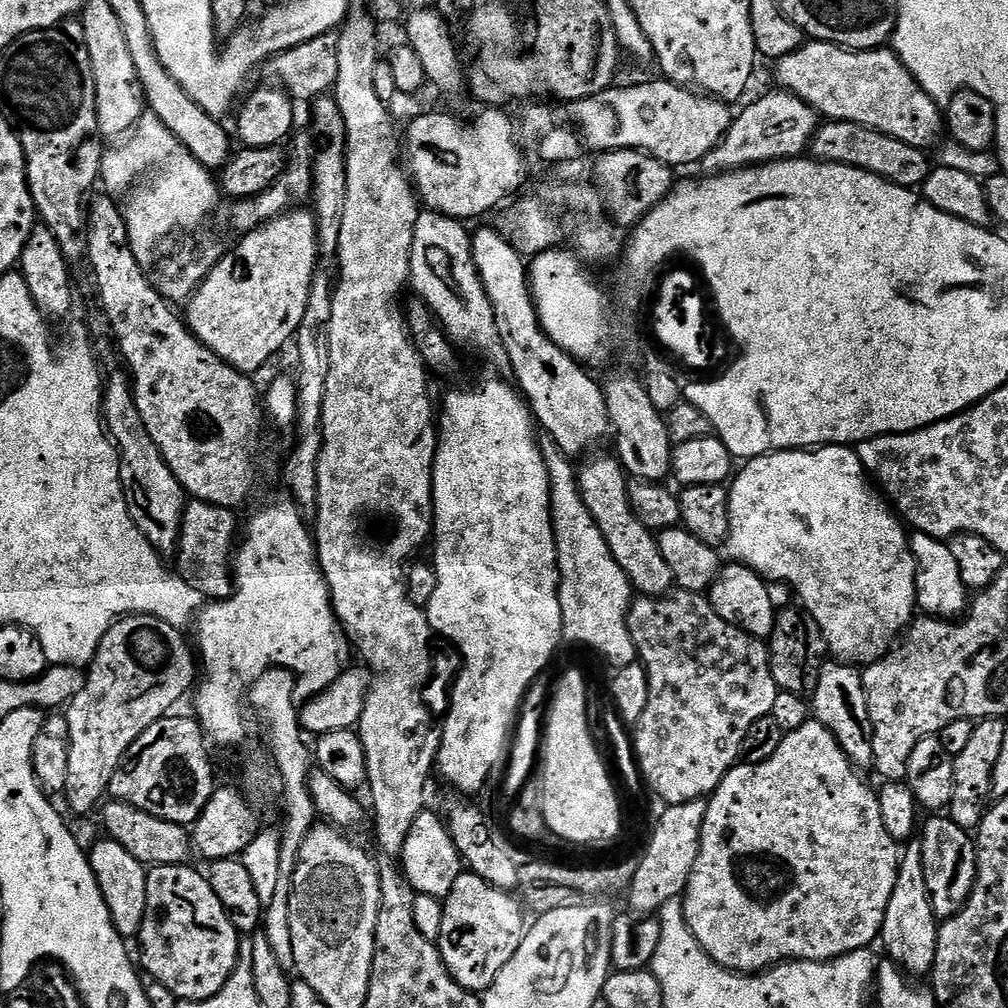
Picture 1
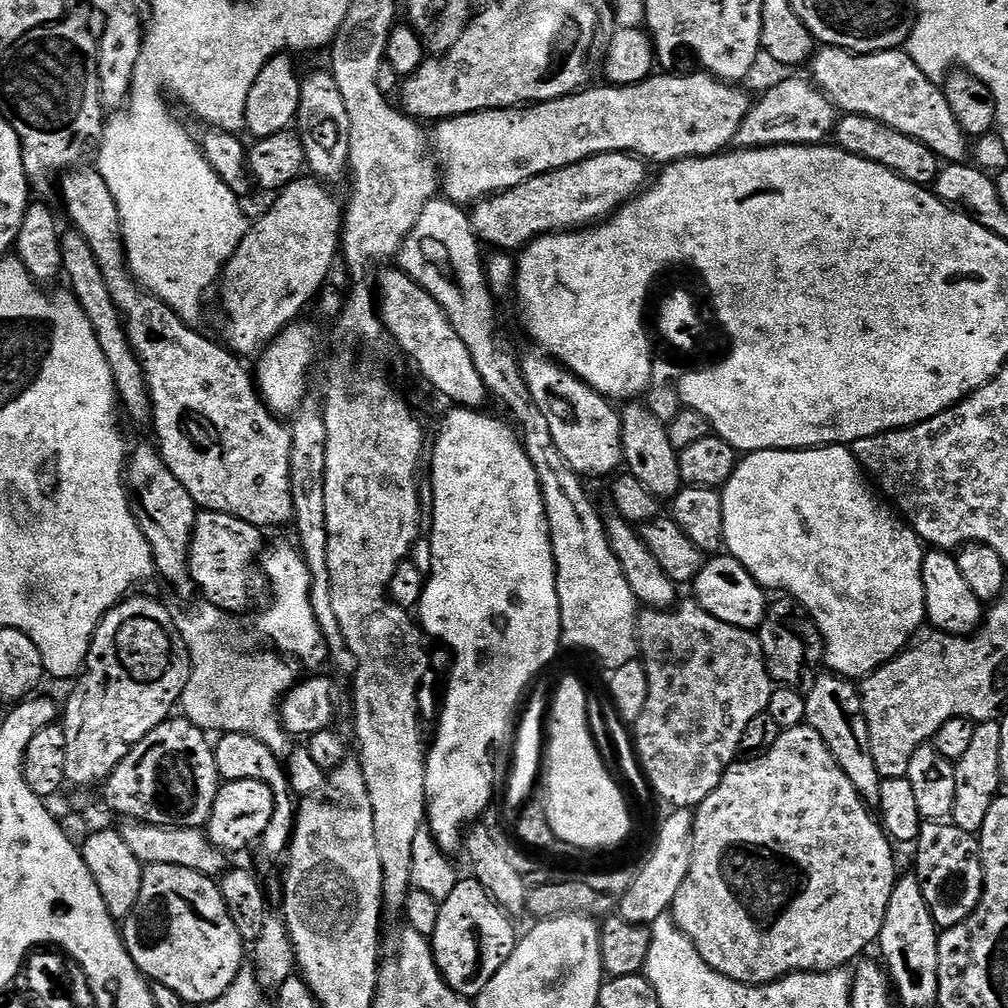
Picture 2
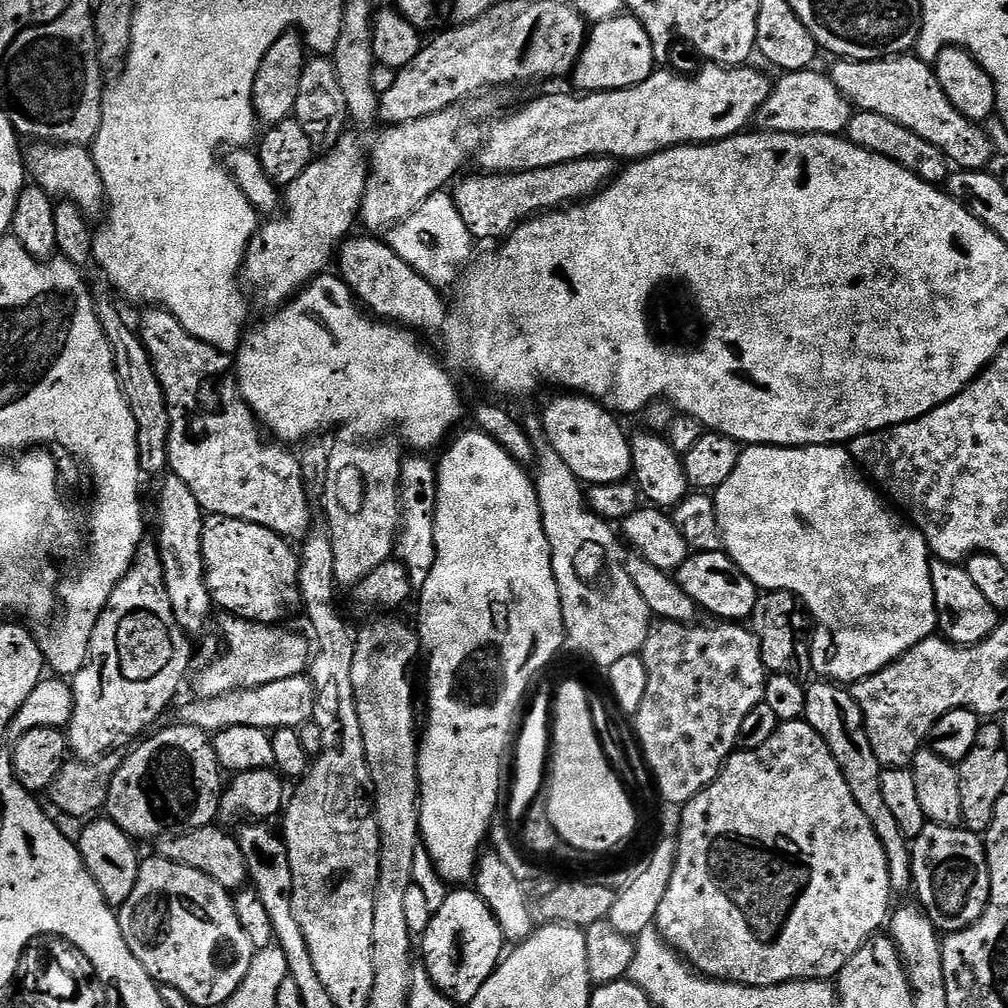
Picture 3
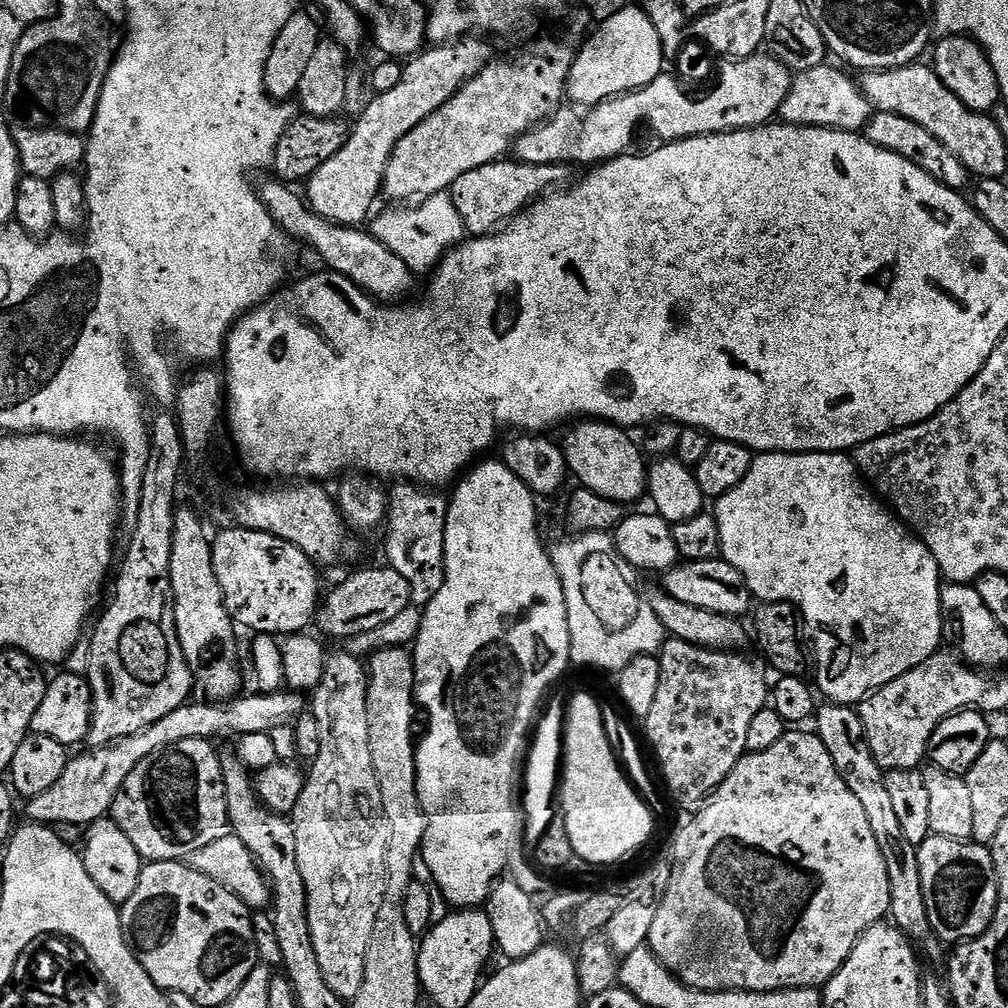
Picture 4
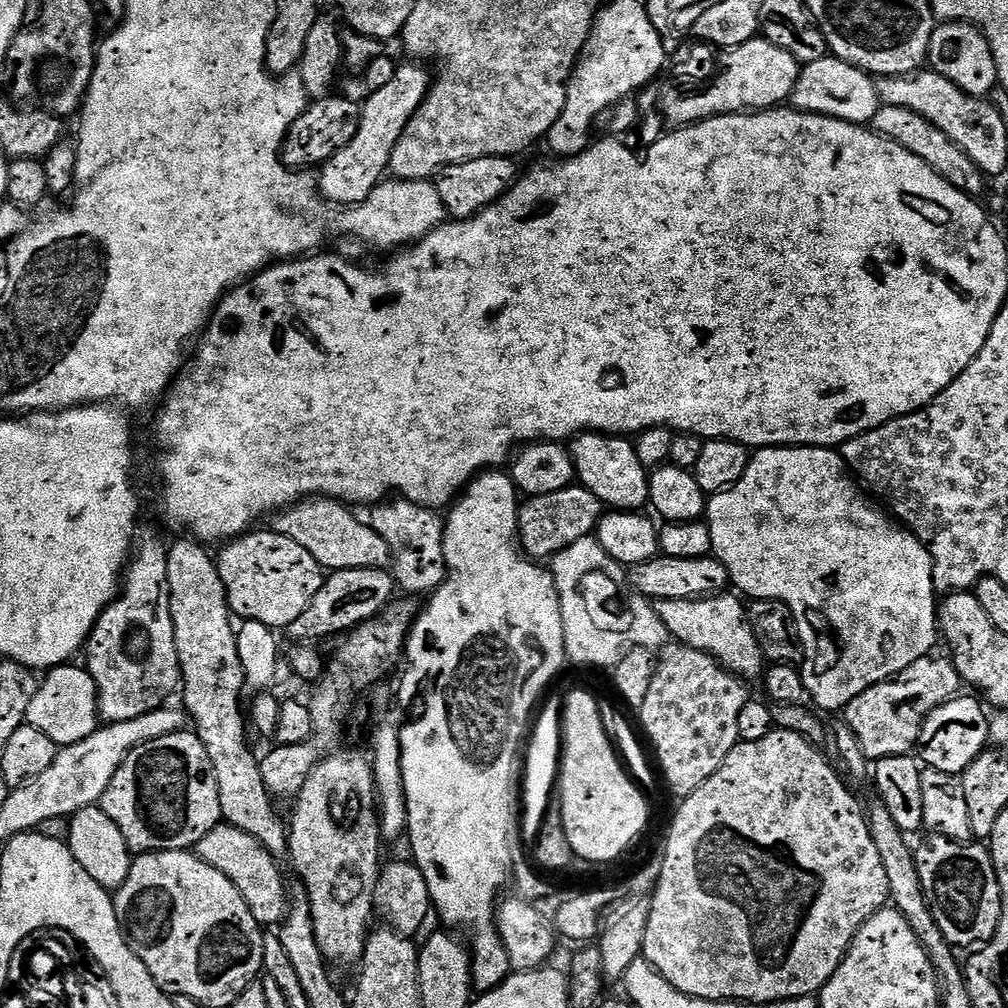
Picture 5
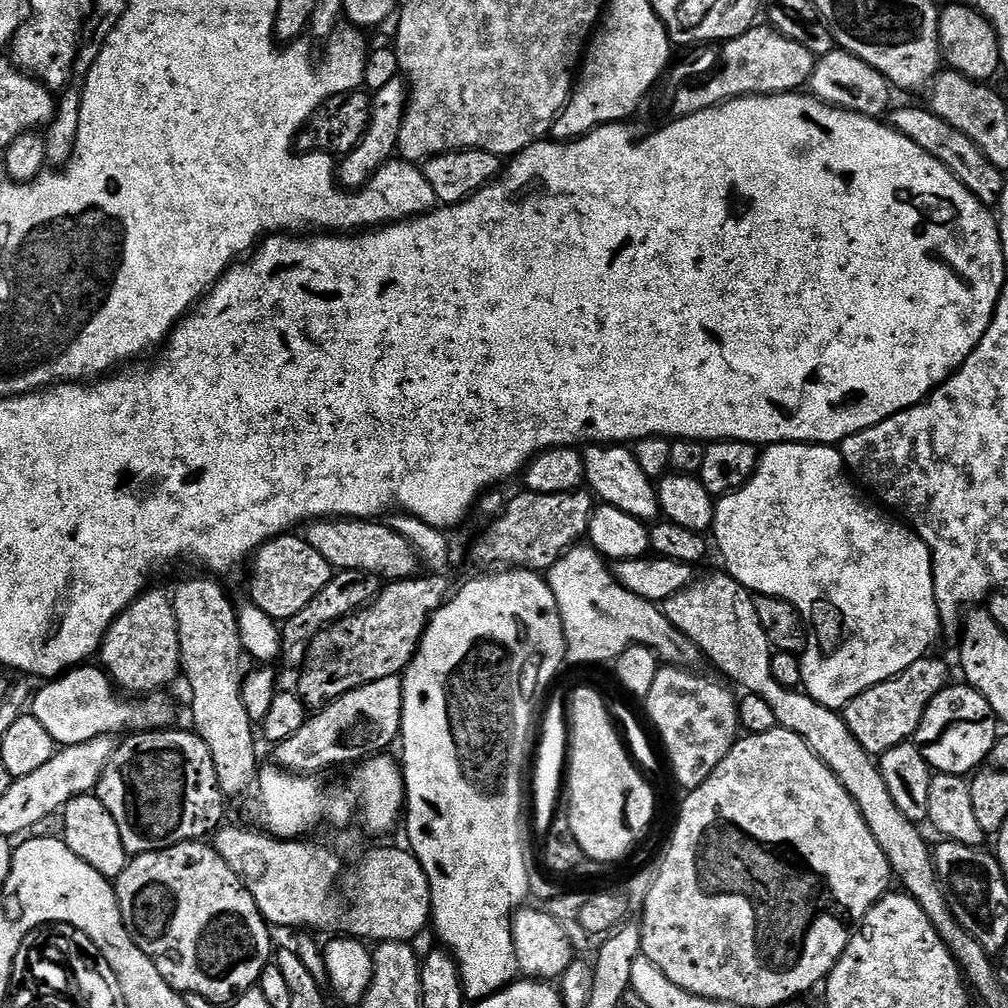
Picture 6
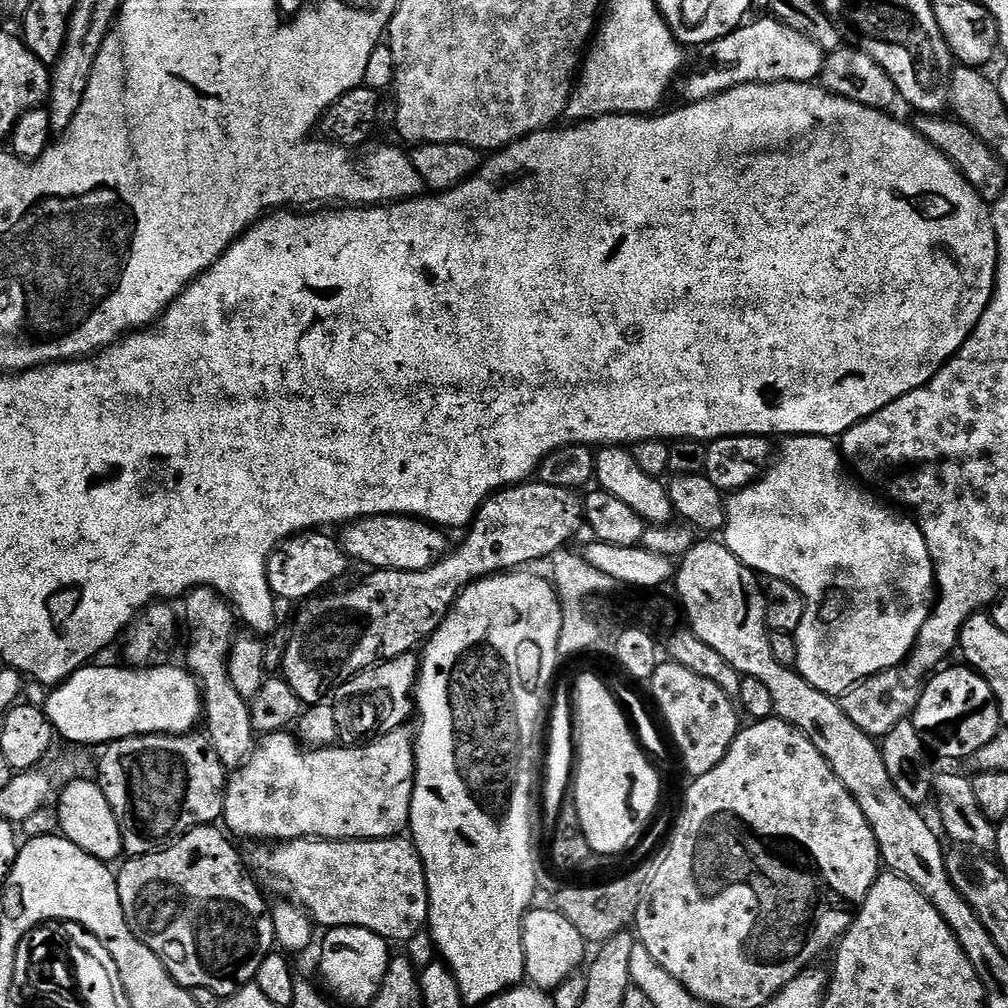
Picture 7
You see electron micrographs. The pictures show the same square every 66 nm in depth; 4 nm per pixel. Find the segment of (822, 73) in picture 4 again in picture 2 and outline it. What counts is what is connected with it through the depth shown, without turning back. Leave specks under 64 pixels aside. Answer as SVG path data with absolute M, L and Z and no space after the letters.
M811 79L780 80L749 107L734 141L736 148L765 148L783 144L823 144L835 133L838 109Z

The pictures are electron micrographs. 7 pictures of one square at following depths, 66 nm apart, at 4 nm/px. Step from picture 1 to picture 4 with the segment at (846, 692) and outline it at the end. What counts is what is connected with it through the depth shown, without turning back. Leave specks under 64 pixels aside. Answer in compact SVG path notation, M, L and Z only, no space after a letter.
M824 702L814 713L815 724L815 735L819 736L826 746L842 782L850 786L850 794L854 794L854 798L858 798L858 803L862 805L862 810L866 810L870 831L878 841L878 850L882 850L882 858L886 862L886 874L890 874L891 919L905 936L919 945L922 952L924 947L925 957L928 955L934 963L943 965L946 960L945 945L940 937L934 934L934 922L928 917L926 910L926 898L922 894L922 870L918 870L917 845L912 844L910 838L906 838L906 830L902 830L902 825L898 822L890 793L886 791L885 769L880 767L866 742L859 711L847 704Z

